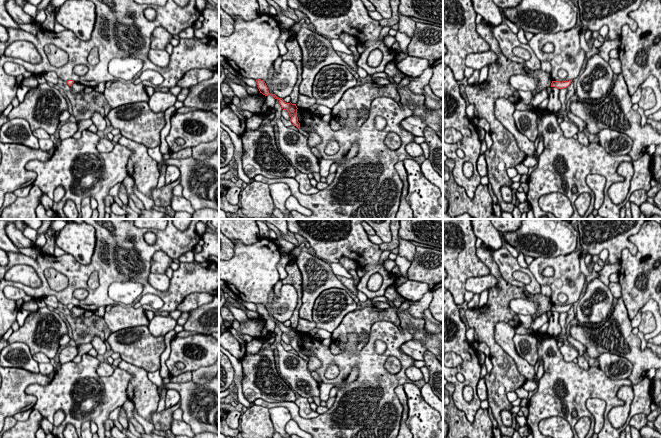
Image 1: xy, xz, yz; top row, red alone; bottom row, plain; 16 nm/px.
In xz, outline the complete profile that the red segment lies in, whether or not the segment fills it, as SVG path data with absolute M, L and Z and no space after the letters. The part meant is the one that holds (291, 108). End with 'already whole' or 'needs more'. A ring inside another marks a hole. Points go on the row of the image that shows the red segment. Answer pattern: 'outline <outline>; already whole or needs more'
outline M272 94L272 96L275 99L279 100L279 103L282 107L283 110L287 110L290 114L291 117L291 122L293 123L294 126L296 126L297 128L300 128L300 123L298 122L298 117L297 117L297 106L296 104L292 104L290 103L286 103L282 98L277 97L275 94Z; already whole

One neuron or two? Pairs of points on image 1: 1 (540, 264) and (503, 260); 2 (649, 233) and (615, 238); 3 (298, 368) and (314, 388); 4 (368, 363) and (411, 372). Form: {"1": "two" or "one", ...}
{"1": "two", "2": "two", "3": "one", "4": "two"}

